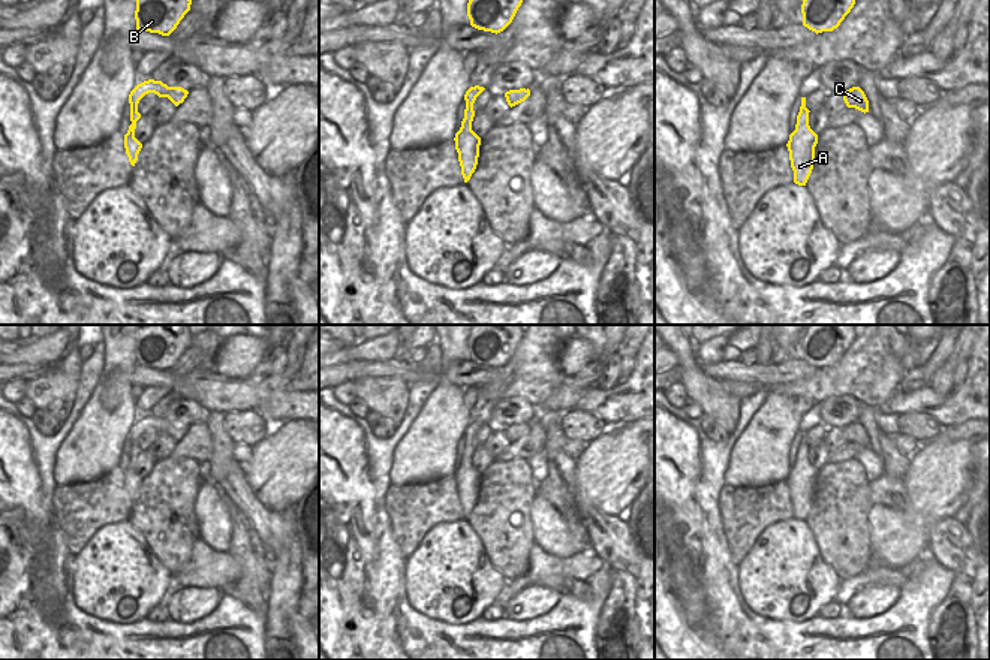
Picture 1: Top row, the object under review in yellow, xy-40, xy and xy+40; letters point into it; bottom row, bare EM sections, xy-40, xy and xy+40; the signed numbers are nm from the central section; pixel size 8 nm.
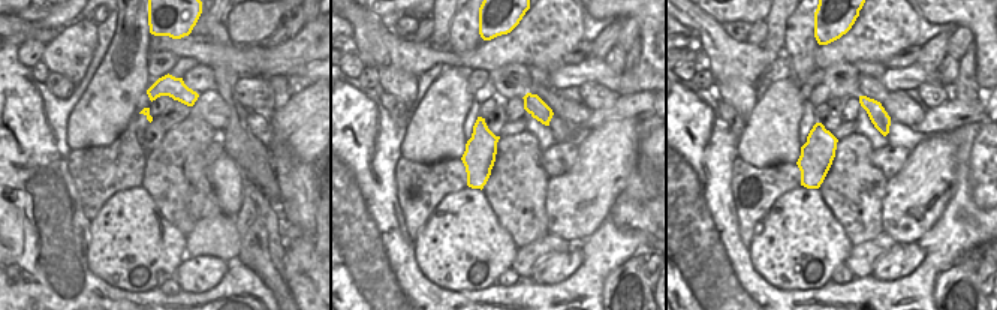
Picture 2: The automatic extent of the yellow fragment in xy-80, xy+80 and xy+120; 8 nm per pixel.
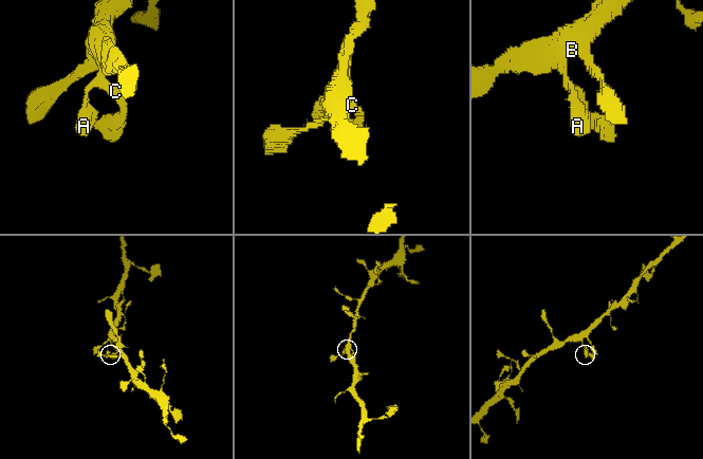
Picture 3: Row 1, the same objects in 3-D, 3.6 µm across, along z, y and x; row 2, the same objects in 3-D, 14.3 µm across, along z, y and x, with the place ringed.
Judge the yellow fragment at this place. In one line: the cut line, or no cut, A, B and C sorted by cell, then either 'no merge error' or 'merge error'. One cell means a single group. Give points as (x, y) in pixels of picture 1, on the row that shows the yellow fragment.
no cut; A B C; no merge error

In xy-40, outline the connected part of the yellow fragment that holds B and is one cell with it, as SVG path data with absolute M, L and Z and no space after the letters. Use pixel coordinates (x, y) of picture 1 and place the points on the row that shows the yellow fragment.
M136 0L136 30L169 36L190 4L192 0Z

